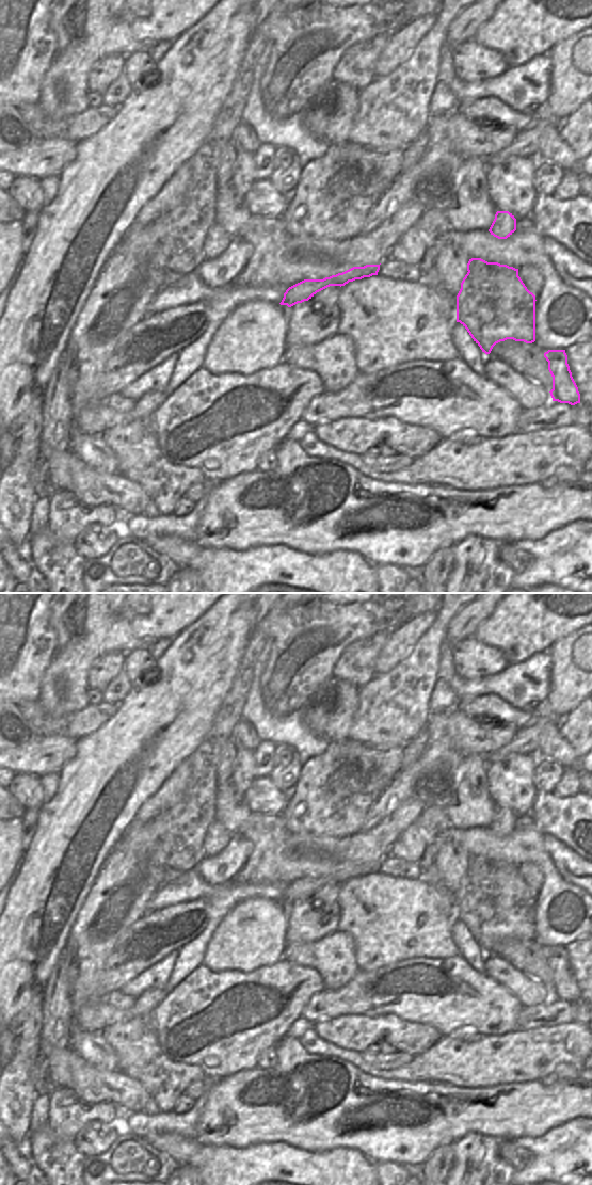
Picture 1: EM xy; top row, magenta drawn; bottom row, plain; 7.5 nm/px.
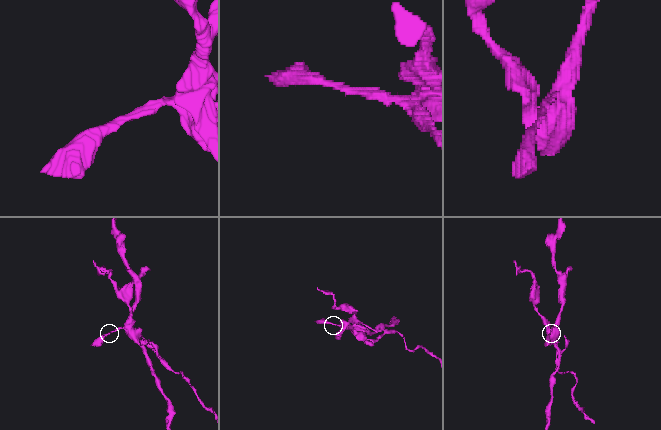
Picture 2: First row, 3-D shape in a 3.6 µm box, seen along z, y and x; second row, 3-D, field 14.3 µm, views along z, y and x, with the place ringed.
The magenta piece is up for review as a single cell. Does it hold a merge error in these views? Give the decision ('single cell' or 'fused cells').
fused cells

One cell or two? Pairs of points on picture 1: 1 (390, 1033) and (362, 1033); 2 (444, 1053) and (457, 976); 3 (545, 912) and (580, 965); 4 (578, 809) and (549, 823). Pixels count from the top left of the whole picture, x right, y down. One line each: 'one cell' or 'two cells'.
1: one cell
2: two cells
3: two cells
4: one cell

